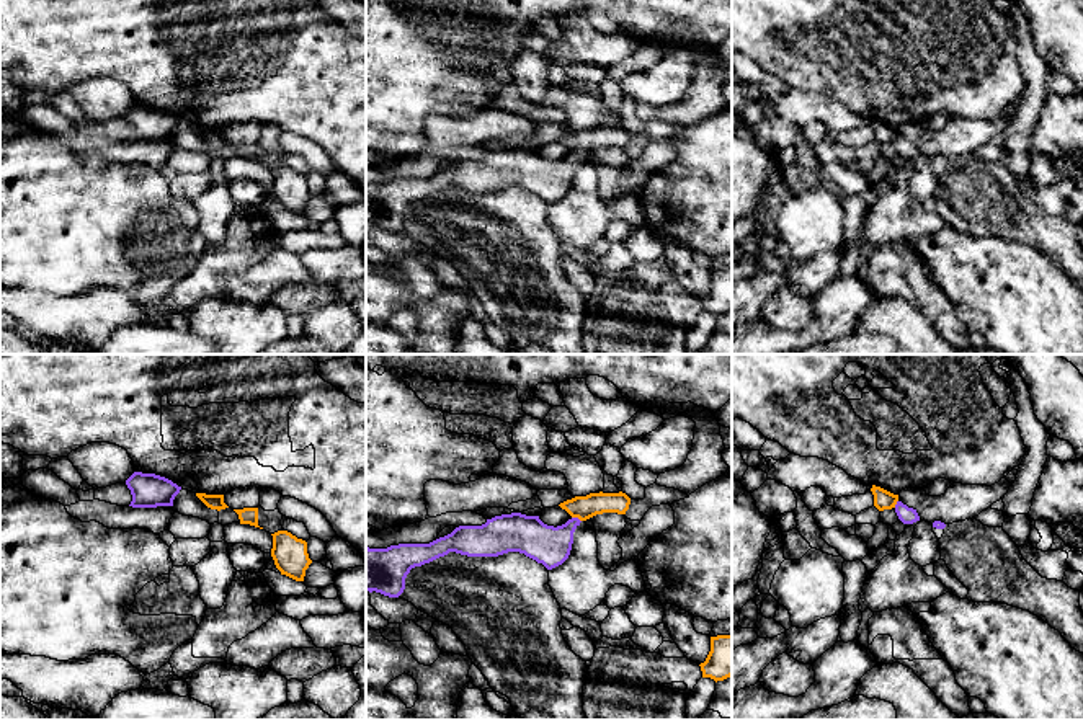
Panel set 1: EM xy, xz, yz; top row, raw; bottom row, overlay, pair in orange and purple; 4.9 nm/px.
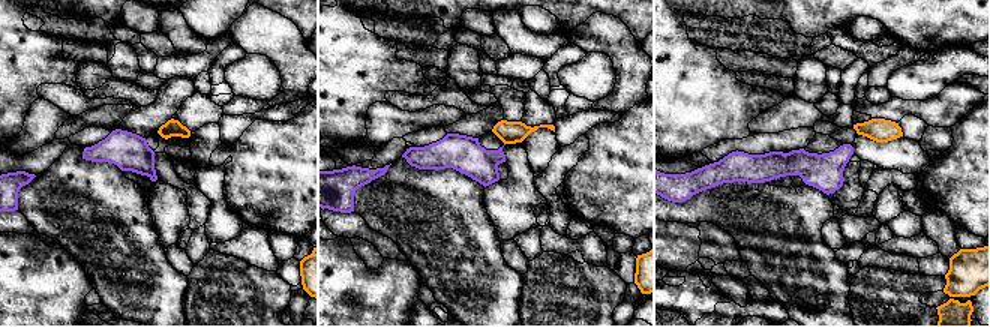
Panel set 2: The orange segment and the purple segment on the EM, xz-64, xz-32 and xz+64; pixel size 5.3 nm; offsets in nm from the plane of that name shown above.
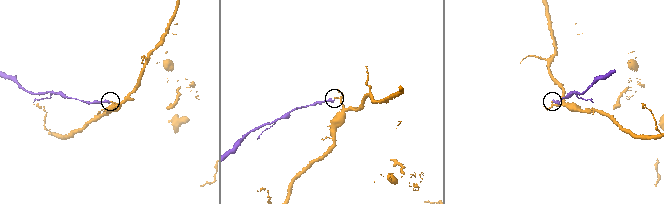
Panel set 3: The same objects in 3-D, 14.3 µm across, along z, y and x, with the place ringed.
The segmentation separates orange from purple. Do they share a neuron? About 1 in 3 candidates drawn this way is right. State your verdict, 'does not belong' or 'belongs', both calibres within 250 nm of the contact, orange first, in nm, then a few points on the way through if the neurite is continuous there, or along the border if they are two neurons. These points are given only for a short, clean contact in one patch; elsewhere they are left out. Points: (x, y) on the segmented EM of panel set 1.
does not belong | 120/190 nm | along xz (572, 516), (580, 521)

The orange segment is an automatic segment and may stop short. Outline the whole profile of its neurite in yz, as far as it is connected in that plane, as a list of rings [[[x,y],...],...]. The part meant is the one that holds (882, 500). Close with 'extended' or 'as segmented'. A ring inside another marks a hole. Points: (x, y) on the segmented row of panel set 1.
[[[872,485],[871,491],[874,495],[874,506],[879,511],[895,508],[897,501],[898,501],[898,495],[894,495],[880,487],[876,487],[876,485]]]; as segmented

